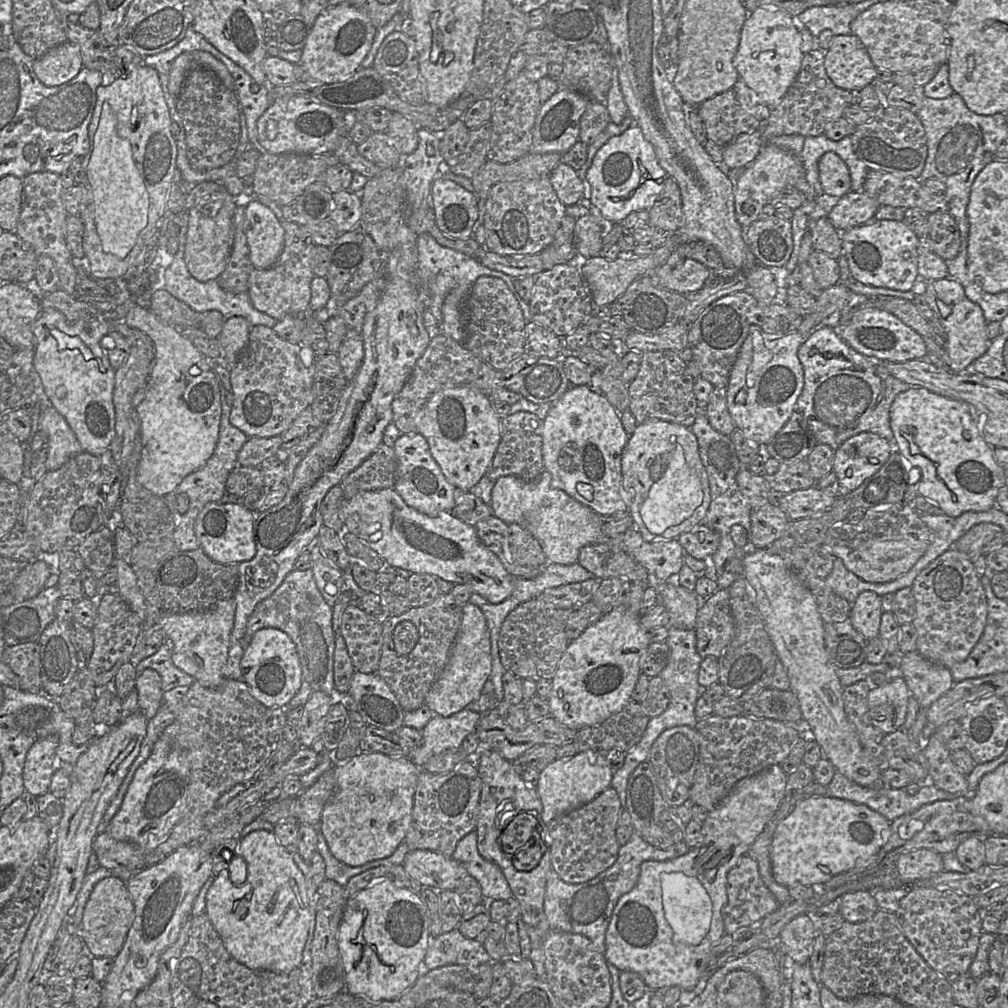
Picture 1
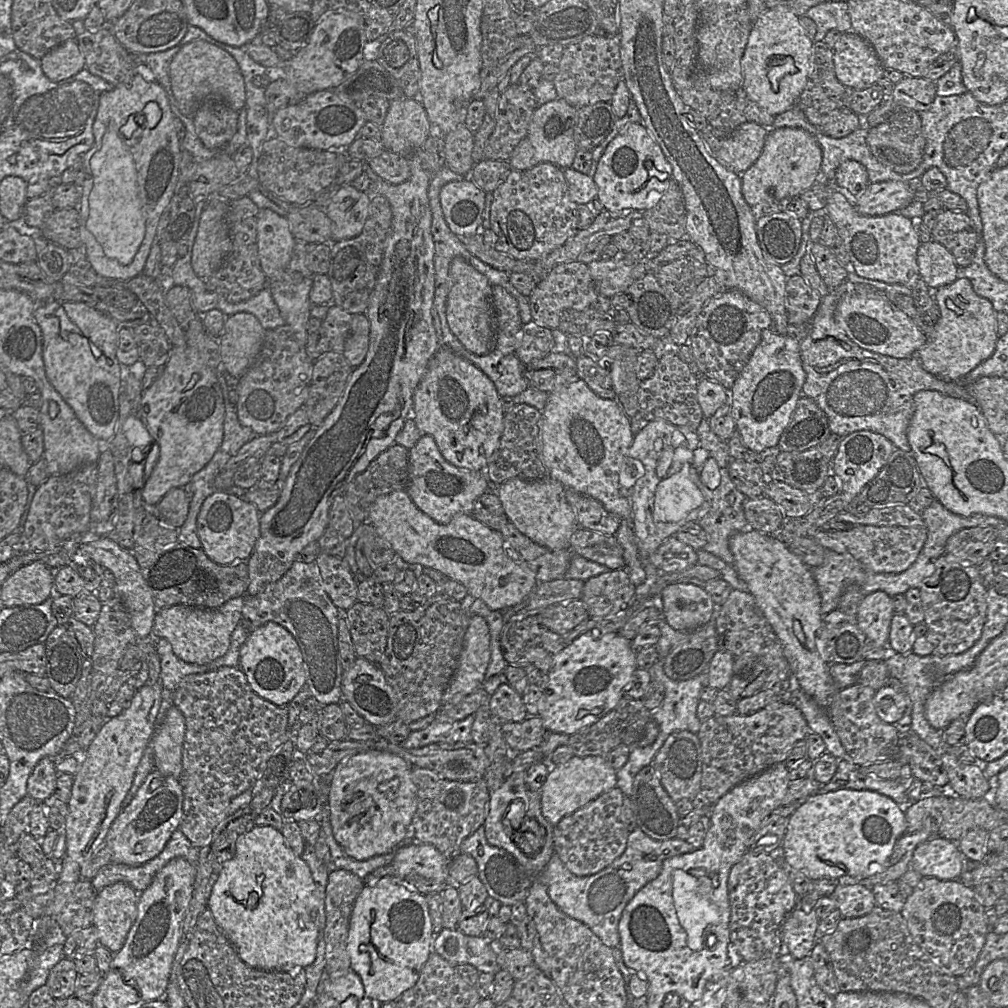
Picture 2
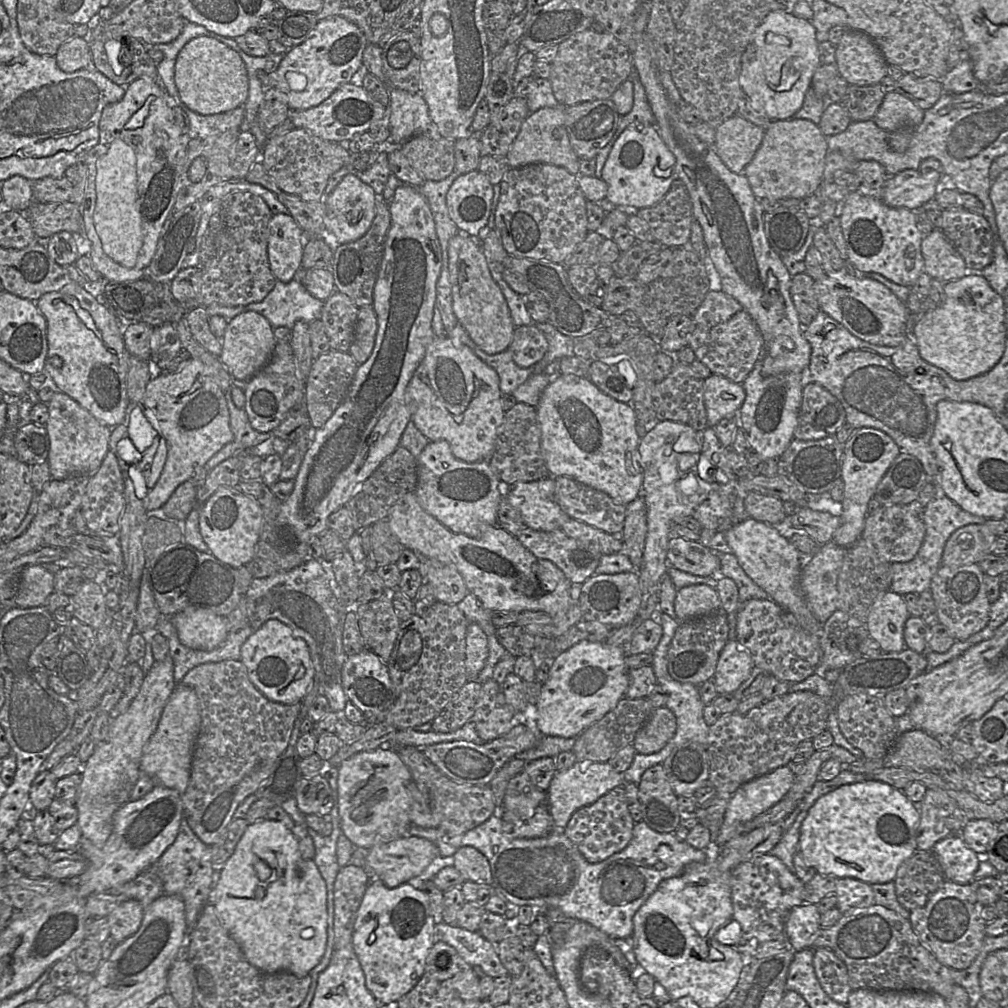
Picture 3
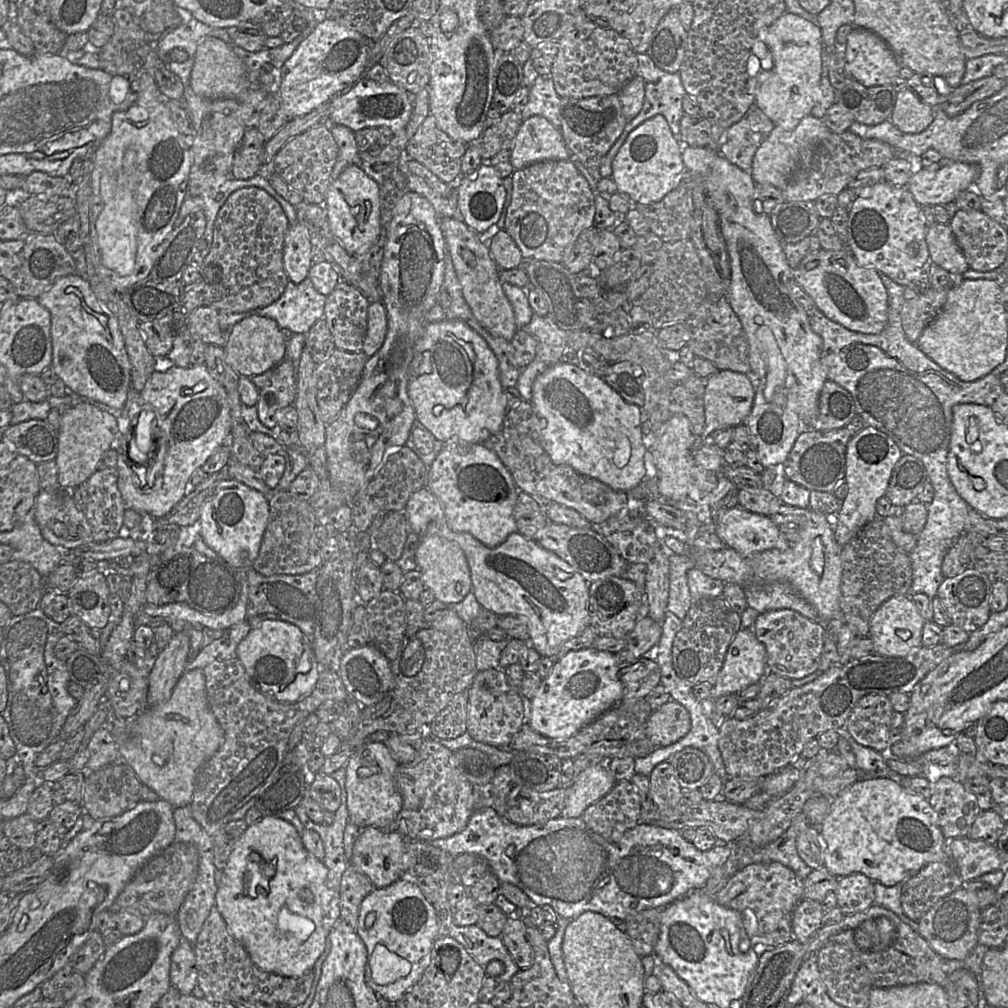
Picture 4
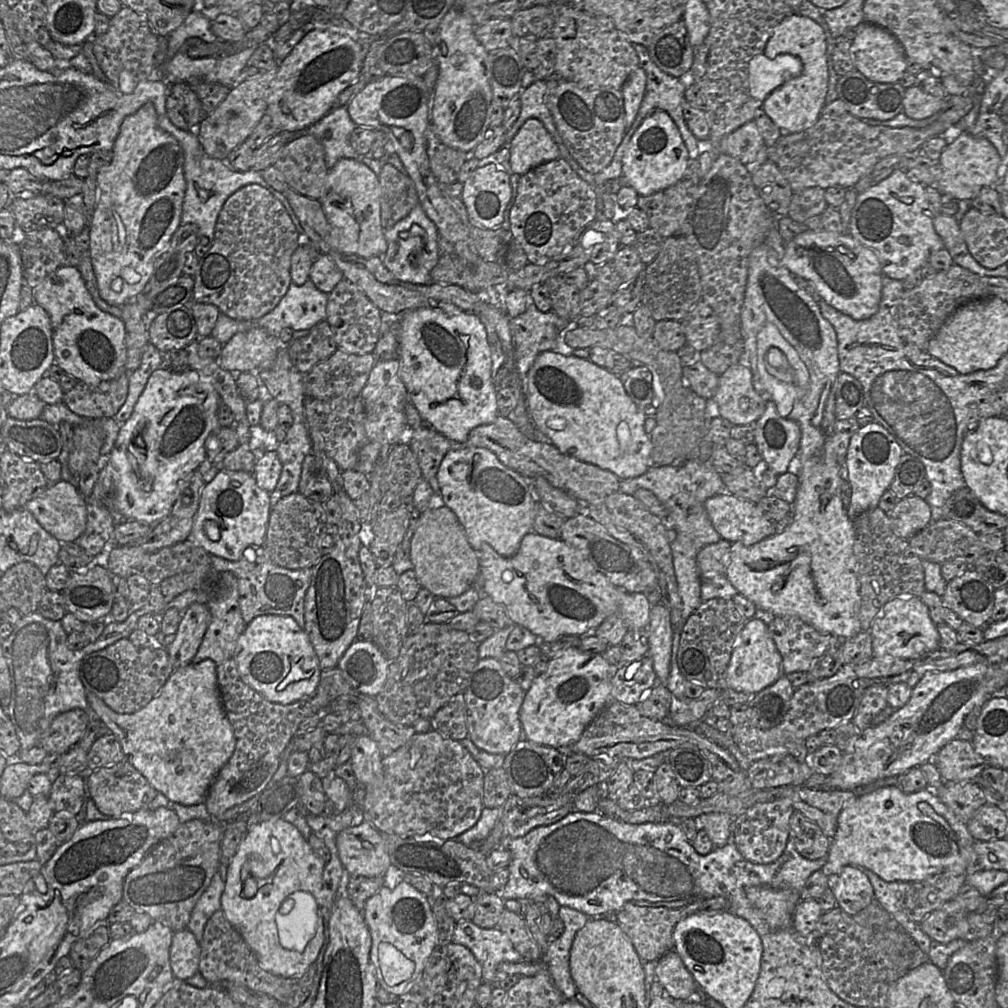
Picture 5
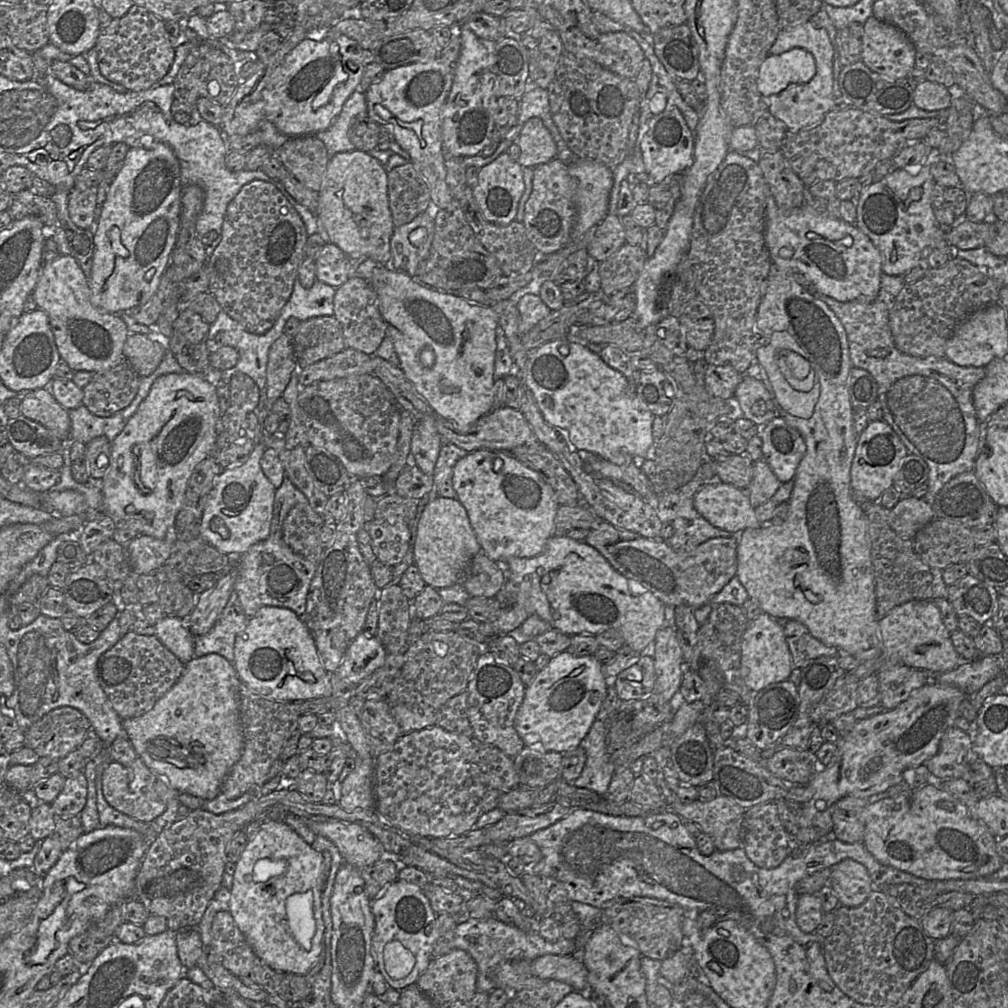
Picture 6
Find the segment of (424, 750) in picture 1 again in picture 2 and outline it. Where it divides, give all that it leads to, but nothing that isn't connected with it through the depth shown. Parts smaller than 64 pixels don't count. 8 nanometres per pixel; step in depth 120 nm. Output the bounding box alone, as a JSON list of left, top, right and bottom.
[399,713,475,749]

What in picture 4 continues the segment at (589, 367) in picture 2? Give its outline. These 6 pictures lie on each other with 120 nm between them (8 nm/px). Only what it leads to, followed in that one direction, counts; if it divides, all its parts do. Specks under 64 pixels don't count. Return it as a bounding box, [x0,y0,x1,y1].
[604,362,644,407]

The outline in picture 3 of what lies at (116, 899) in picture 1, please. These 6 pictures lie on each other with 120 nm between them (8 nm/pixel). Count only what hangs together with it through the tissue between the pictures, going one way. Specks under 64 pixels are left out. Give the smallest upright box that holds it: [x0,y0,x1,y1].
[108,900,144,944]

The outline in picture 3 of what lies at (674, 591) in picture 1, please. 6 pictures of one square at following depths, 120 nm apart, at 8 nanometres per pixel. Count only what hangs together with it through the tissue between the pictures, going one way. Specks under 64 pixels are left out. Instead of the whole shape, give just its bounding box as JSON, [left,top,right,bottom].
[674,584,721,622]

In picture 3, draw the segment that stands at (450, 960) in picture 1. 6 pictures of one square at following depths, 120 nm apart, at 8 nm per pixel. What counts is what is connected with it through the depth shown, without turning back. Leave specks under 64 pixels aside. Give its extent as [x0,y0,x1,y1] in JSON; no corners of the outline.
[434,923,508,978]

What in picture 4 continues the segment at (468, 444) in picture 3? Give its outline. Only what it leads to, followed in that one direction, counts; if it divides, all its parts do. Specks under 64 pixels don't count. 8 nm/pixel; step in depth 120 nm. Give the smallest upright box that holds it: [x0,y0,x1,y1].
[408,318,507,446]

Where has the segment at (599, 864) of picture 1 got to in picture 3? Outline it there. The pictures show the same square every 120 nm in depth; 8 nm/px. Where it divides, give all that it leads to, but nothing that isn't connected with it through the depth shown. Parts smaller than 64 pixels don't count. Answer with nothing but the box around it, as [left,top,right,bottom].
[563,787,635,863]

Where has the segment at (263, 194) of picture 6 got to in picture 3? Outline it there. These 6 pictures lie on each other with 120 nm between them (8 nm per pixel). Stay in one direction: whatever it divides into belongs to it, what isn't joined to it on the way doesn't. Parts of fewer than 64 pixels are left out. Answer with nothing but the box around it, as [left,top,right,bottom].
[141,192,277,327]

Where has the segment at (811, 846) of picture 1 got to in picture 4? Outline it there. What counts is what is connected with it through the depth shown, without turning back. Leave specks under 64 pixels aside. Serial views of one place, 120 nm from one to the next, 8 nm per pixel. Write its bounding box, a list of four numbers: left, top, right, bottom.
[819,778,946,886]

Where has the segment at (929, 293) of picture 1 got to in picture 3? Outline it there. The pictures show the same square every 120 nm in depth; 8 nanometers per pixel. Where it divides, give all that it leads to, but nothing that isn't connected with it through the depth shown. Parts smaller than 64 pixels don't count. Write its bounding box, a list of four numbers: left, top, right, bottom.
[913,275,1007,380]

